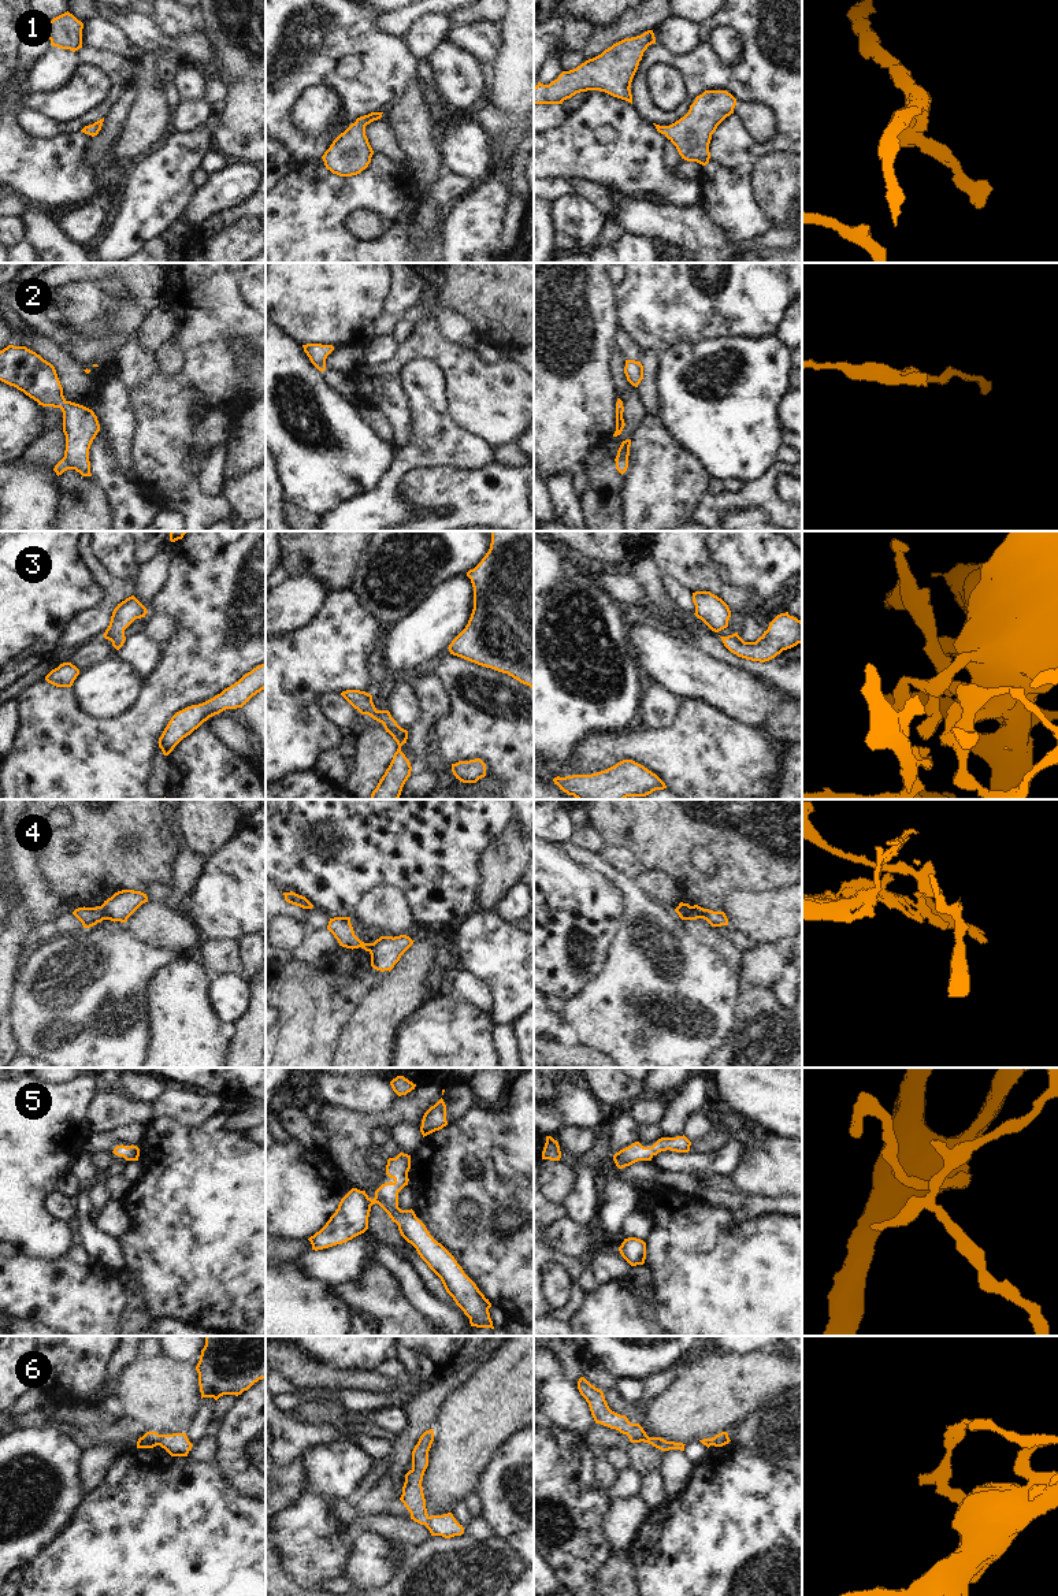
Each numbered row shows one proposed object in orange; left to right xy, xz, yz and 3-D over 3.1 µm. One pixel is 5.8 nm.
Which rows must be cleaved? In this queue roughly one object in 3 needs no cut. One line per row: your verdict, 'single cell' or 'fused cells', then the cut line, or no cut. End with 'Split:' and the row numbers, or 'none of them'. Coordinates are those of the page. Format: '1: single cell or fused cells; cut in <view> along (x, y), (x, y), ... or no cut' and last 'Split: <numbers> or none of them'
1: single cell; no cut
2: single cell; no cut
3: single cell; no cut
4: fused cells; cut in yz along (678, 906), (687, 913), (689, 919)
5: single cell; no cut
6: fused cells; cut in xy along (160, 1435), (156, 1444)
Split: 4, 6

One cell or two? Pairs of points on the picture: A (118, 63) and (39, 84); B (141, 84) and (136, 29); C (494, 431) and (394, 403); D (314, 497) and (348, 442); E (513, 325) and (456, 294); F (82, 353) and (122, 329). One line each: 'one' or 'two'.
A: one
B: two
C: one
D: one
E: one
F: one

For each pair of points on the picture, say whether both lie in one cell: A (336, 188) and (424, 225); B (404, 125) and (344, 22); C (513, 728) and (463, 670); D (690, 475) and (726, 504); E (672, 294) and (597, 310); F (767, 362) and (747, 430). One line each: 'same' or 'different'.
A: different
B: different
C: same
D: different
E: different
F: same

